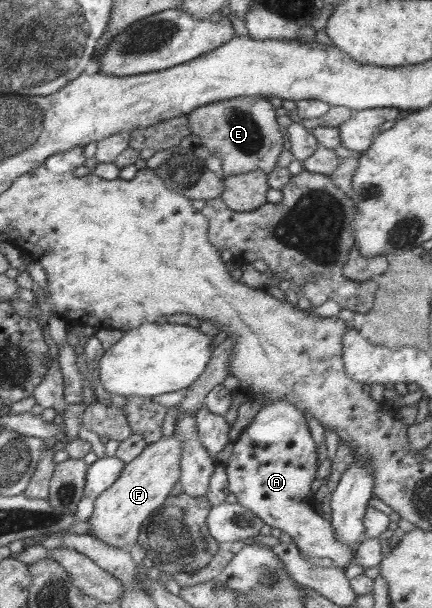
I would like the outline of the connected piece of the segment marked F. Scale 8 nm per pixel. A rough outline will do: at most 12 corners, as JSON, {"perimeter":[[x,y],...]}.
{"perimeter":[[176,435],[147,445],[94,504],[89,534],[121,549],[181,475]]}

